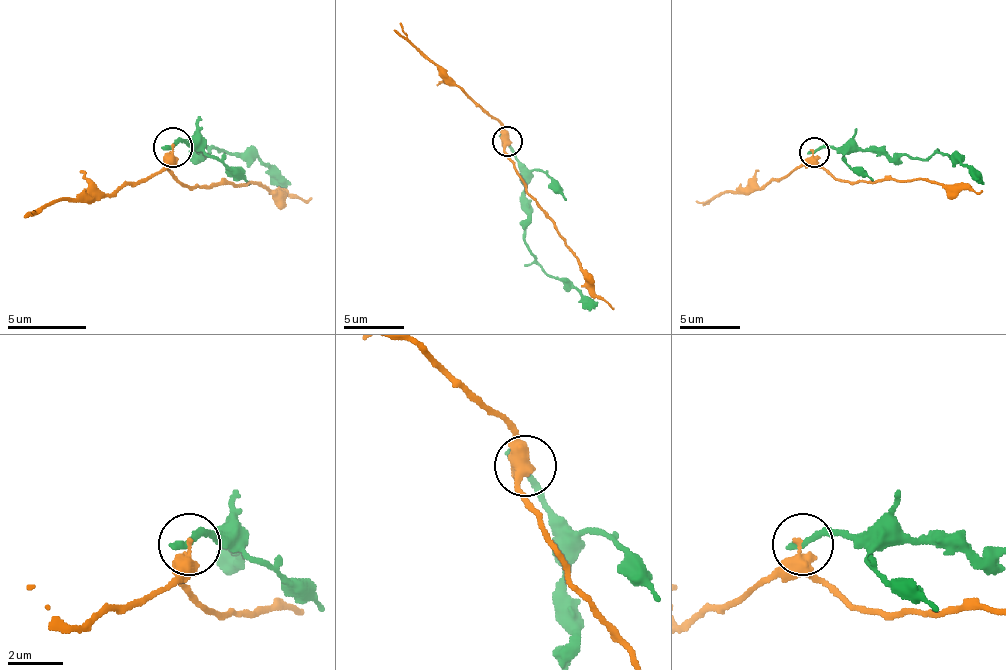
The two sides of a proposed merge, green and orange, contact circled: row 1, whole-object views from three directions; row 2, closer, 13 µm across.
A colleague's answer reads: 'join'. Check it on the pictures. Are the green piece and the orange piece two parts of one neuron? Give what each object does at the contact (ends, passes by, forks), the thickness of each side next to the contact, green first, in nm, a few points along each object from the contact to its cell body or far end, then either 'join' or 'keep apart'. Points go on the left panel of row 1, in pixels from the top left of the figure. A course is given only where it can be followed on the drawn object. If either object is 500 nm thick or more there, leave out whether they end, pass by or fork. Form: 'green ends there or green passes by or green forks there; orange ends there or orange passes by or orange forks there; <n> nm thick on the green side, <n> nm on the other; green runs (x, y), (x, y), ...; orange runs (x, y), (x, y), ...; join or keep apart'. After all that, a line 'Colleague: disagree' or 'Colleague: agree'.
green ends there; orange passes by; 300 nm thick on the green side, 320 nm on the other; green runs (171, 148), (187, 140), (199, 156), (211, 148), (250, 152), (281, 191); orange runs (171, 148), (168, 167), (191, 187), (234, 183), (312, 199); keep apart
Colleague: disagree

